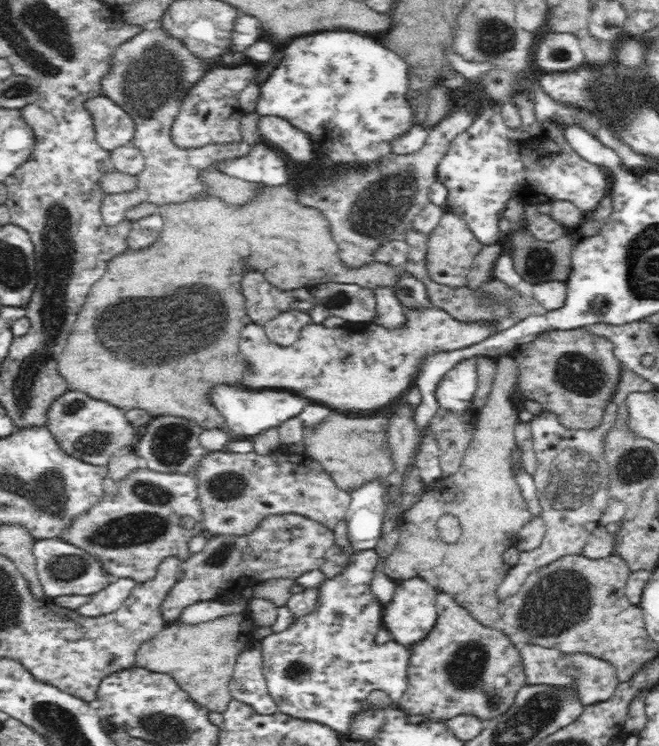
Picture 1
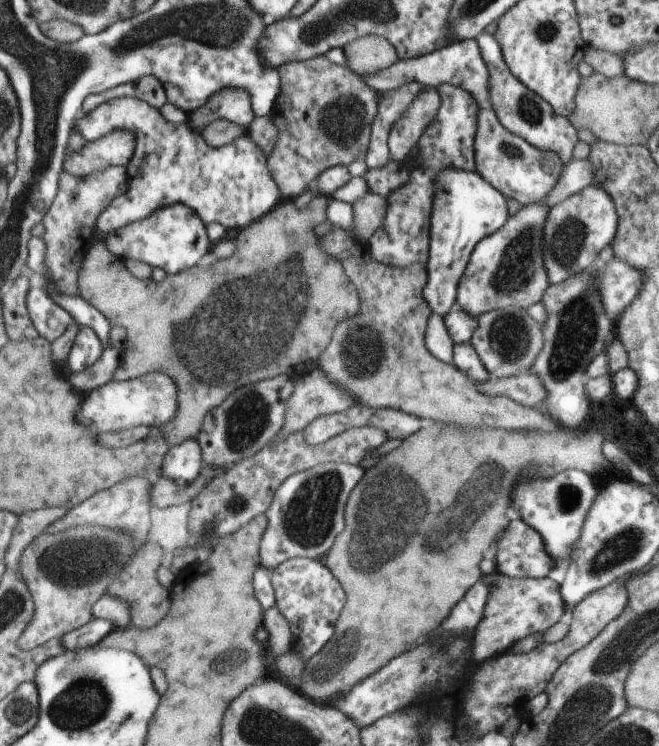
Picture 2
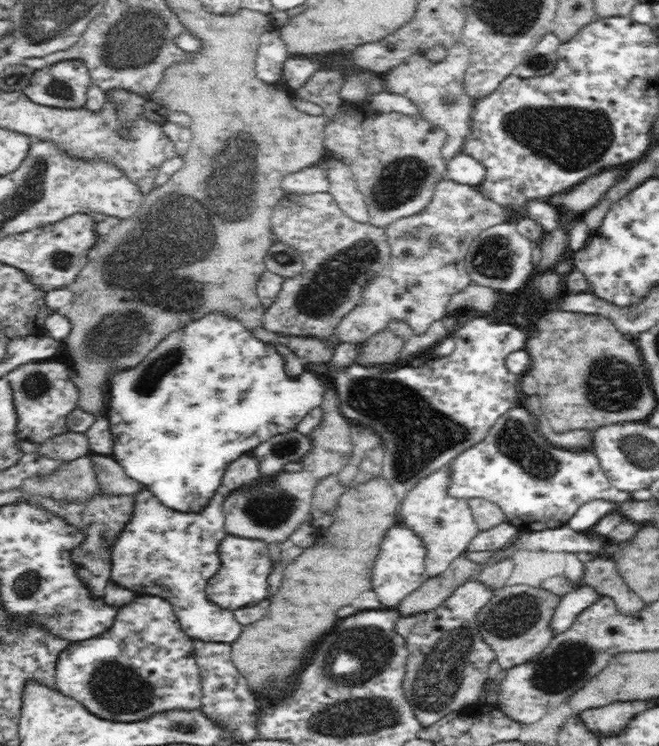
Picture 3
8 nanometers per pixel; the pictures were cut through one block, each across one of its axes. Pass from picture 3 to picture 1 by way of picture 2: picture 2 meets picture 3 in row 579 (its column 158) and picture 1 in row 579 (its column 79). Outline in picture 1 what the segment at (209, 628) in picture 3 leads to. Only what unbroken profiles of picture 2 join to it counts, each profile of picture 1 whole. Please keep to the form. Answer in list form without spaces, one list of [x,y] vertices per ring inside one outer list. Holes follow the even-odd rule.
[[[118,578],[114,584],[91,596],[89,603],[76,608],[76,614],[83,617],[99,617],[114,612],[123,605],[136,584],[129,578]]]

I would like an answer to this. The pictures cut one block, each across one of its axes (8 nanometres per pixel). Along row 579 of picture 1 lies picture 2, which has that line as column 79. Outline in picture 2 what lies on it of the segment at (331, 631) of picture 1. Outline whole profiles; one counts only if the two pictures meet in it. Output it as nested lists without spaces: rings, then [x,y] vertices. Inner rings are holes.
[[[80,325],[80,334],[68,362],[72,373],[84,372],[86,368],[94,366],[102,358],[105,350],[105,343],[96,330]]]

